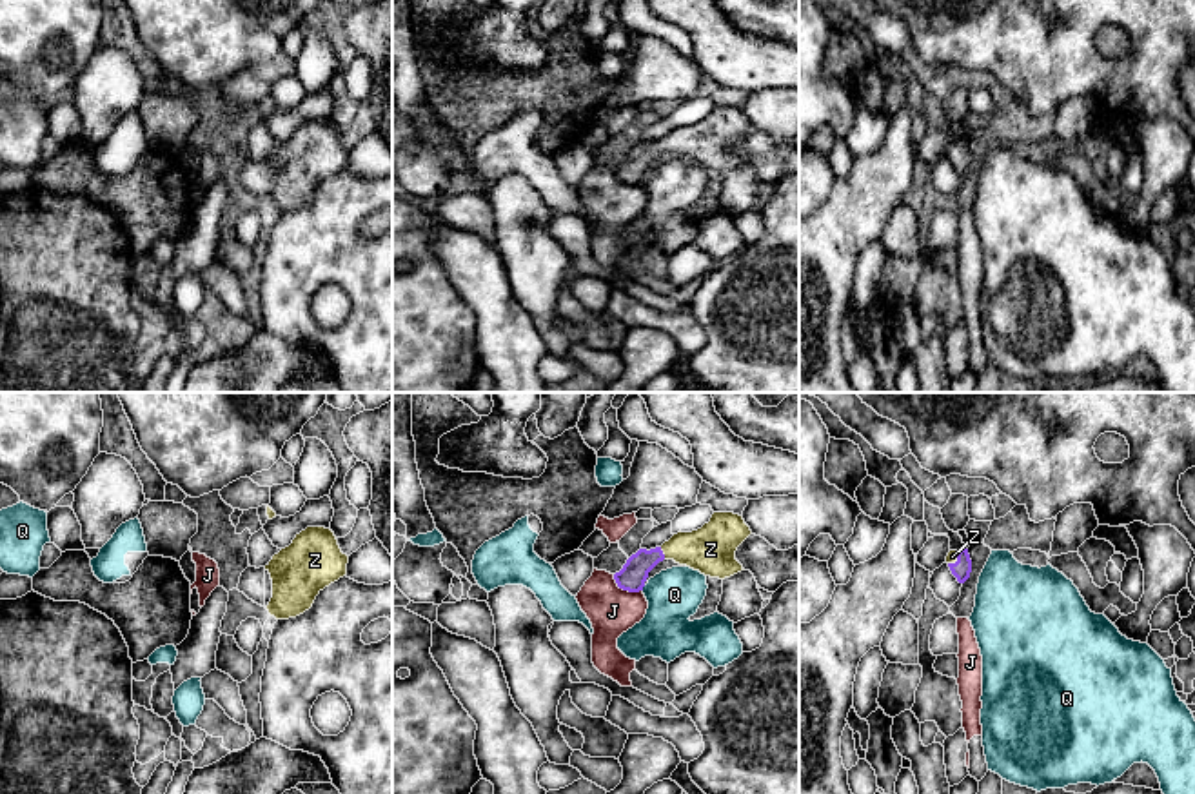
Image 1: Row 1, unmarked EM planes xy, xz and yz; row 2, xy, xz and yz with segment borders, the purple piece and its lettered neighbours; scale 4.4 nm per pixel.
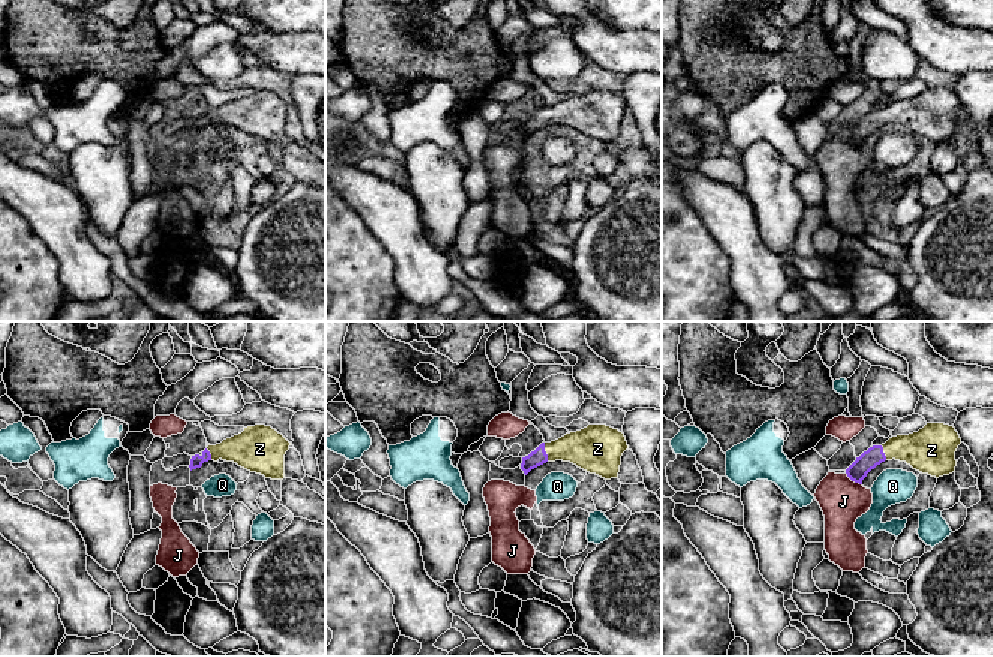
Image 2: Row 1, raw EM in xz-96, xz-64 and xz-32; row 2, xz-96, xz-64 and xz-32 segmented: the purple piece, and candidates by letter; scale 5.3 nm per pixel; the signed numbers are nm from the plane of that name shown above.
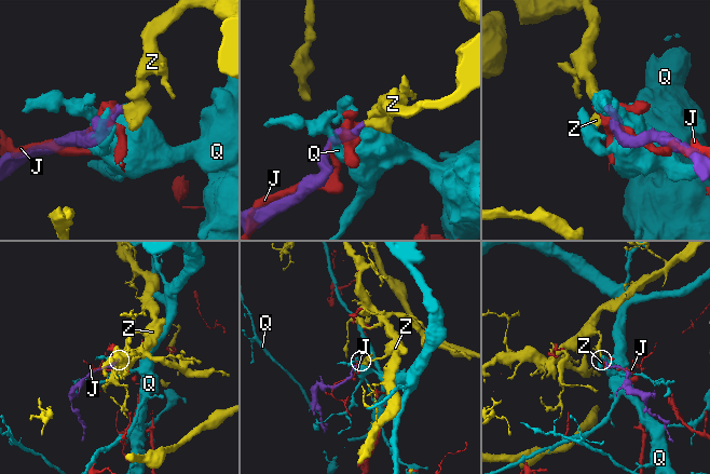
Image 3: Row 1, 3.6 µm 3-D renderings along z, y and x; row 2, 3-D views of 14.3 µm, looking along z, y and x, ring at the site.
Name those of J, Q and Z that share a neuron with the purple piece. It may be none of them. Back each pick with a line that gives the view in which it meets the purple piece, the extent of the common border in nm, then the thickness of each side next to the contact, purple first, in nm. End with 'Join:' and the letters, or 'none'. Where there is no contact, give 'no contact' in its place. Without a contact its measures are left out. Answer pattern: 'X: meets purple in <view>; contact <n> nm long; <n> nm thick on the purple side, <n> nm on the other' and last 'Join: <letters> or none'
Z: meets purple in xz; contact 60 nm long; 120 nm thick on the purple side, 220 nm on the other
Join: Z

